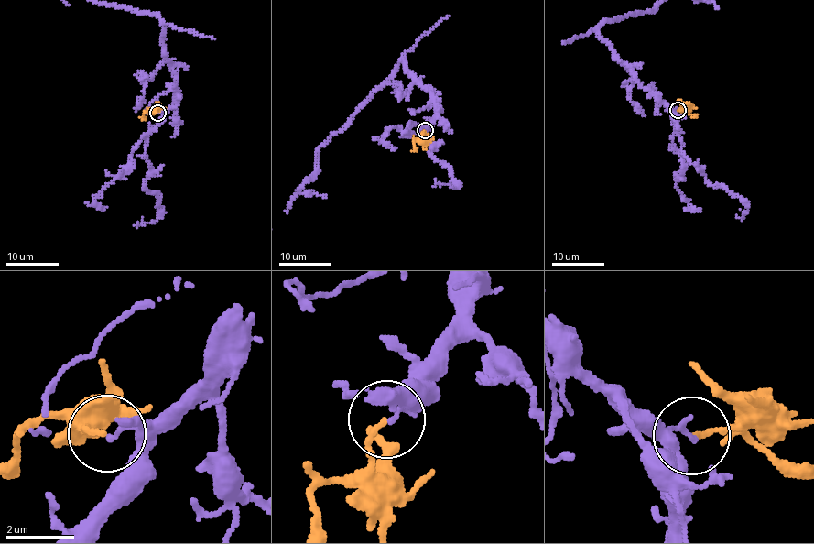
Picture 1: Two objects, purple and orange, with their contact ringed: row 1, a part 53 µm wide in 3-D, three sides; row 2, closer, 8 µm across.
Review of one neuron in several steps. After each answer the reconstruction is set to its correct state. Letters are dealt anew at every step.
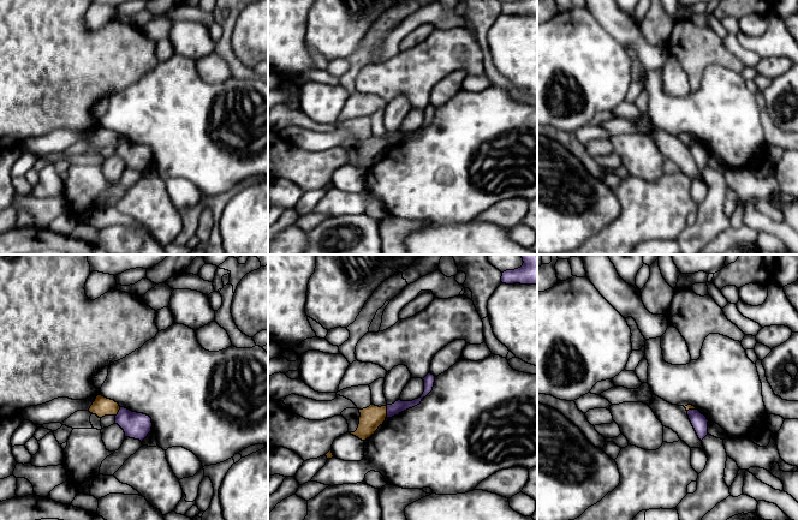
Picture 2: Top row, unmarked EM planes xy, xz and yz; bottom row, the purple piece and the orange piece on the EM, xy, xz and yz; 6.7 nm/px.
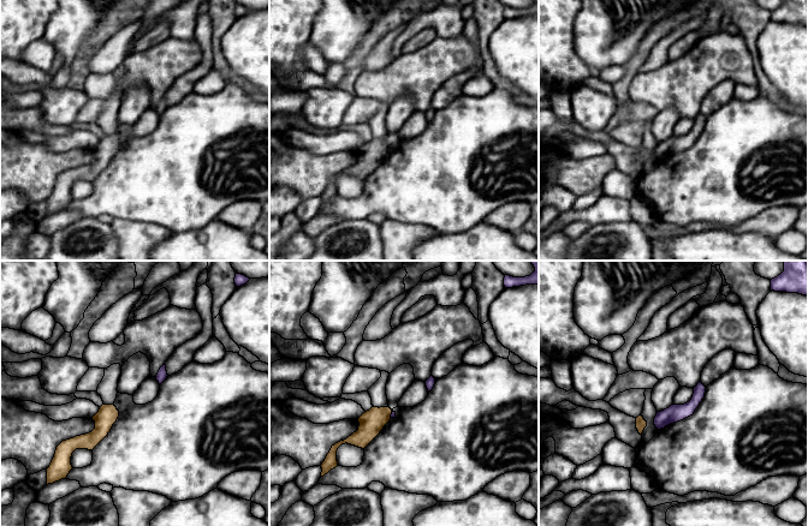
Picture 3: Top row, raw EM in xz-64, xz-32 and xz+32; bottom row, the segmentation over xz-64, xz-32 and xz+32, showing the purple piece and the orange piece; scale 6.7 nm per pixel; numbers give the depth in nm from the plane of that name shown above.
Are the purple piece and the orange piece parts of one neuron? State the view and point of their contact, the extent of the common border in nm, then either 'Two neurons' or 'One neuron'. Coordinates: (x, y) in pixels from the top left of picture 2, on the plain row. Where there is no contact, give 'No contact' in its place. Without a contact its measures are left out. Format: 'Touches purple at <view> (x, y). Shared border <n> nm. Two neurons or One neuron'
Touches purple at xz (387, 142). Shared border 90 nm. Two neurons

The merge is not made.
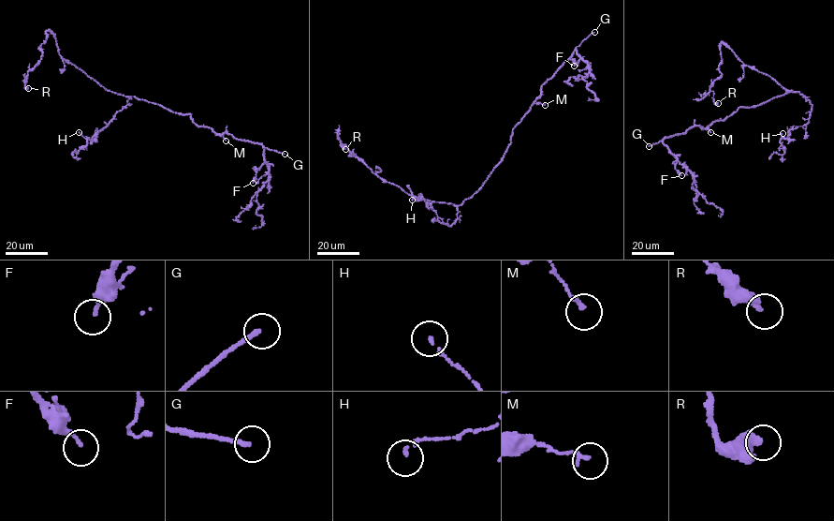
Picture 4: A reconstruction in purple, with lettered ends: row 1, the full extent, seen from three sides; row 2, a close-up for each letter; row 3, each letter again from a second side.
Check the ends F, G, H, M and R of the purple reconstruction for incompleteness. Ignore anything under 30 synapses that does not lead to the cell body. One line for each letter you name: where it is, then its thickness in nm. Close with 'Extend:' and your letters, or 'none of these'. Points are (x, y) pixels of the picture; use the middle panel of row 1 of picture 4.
G: (594, 32) | 180 nm
Extend: G

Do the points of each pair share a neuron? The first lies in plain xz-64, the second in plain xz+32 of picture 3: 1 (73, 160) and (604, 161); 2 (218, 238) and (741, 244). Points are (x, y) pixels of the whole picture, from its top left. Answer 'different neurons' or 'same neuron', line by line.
1: same neuron
2: same neuron

